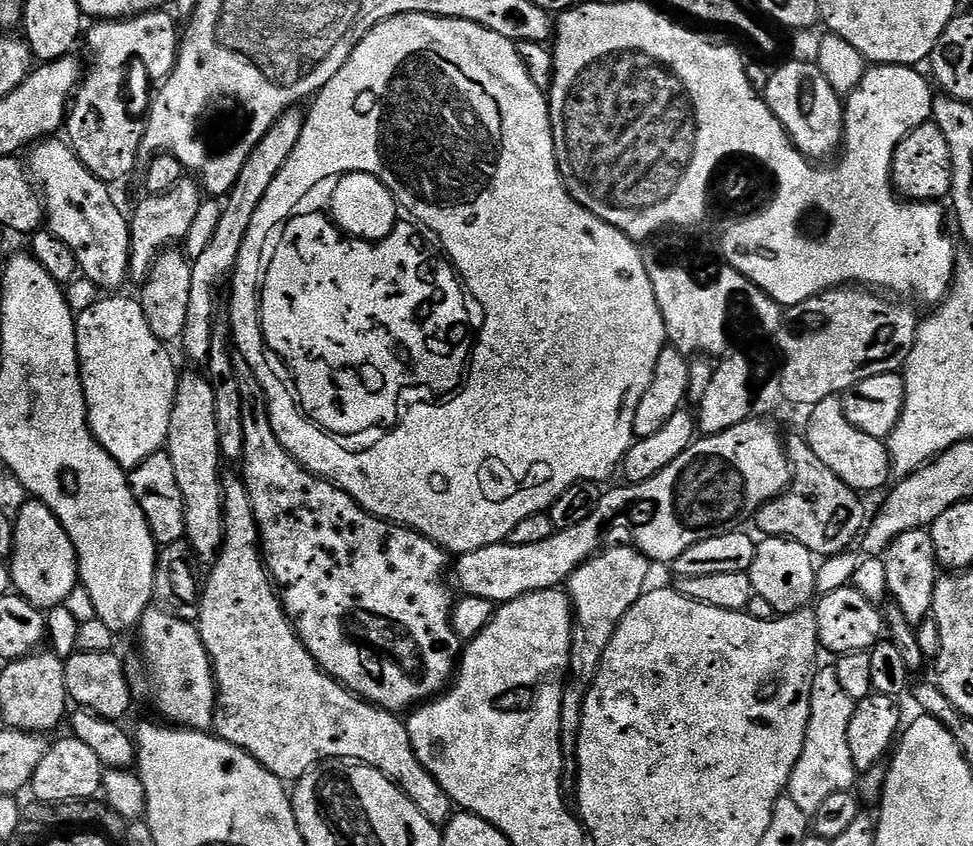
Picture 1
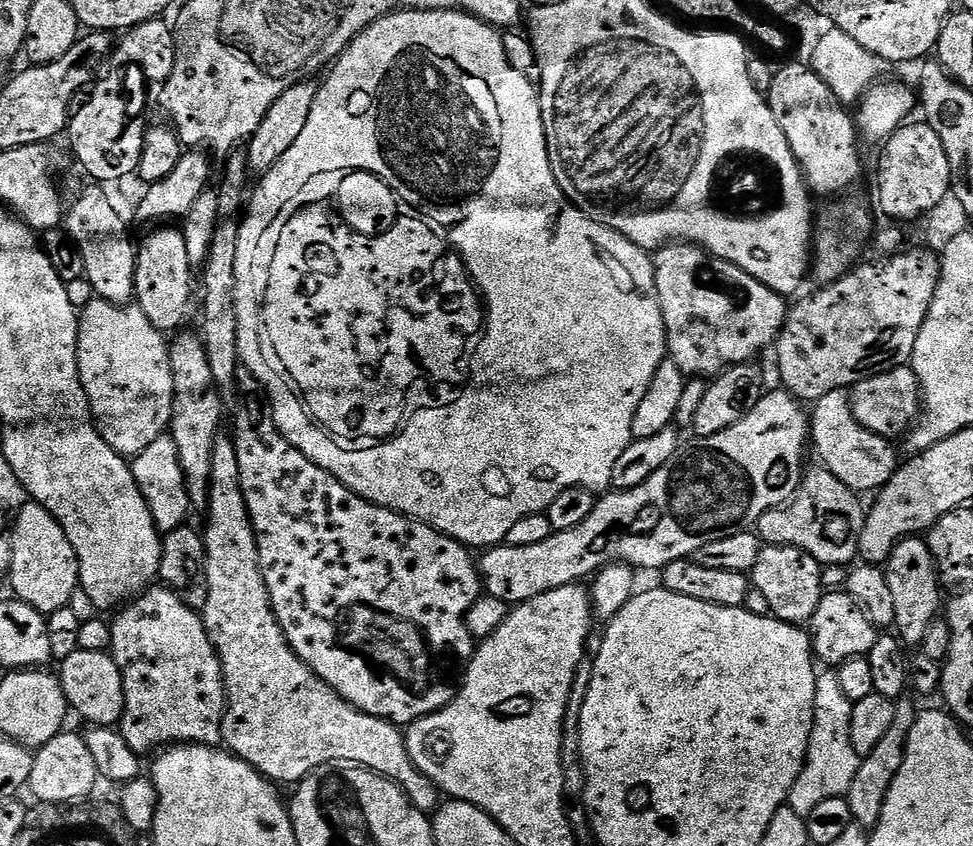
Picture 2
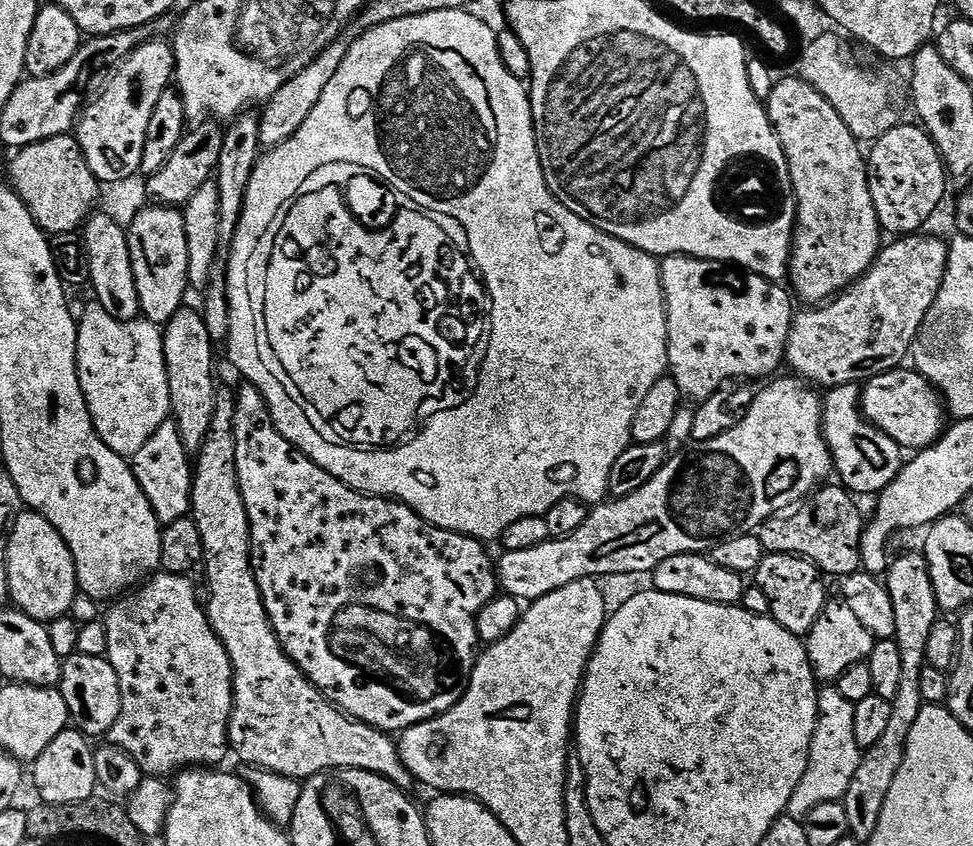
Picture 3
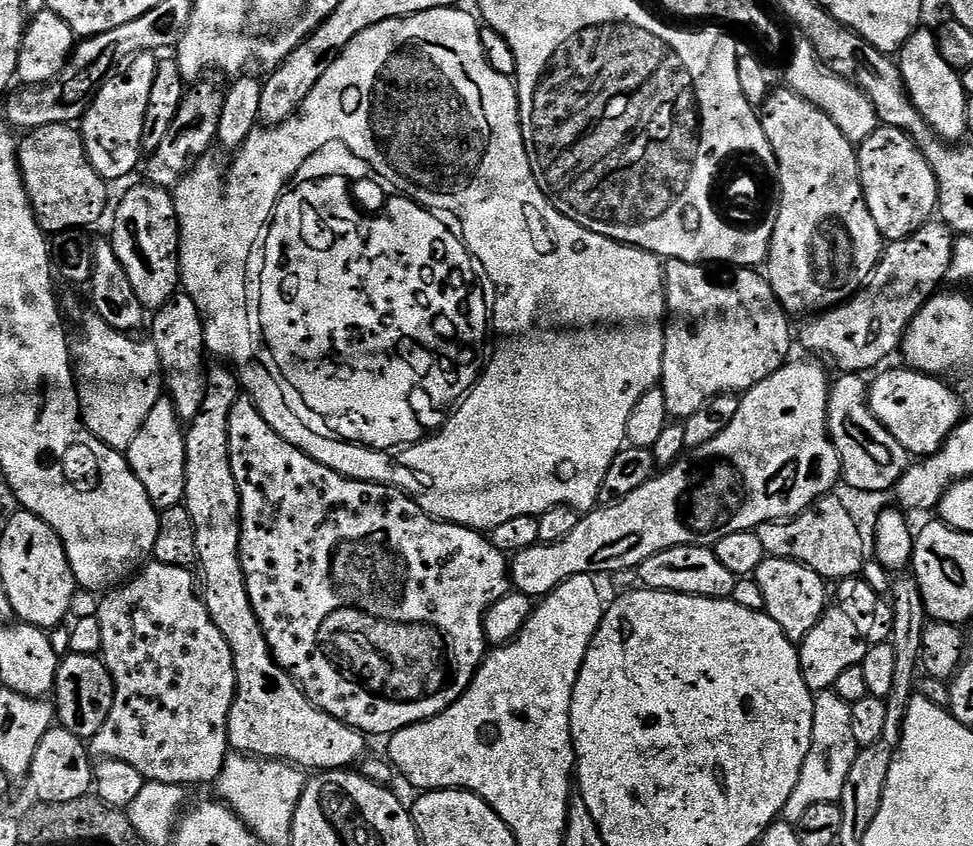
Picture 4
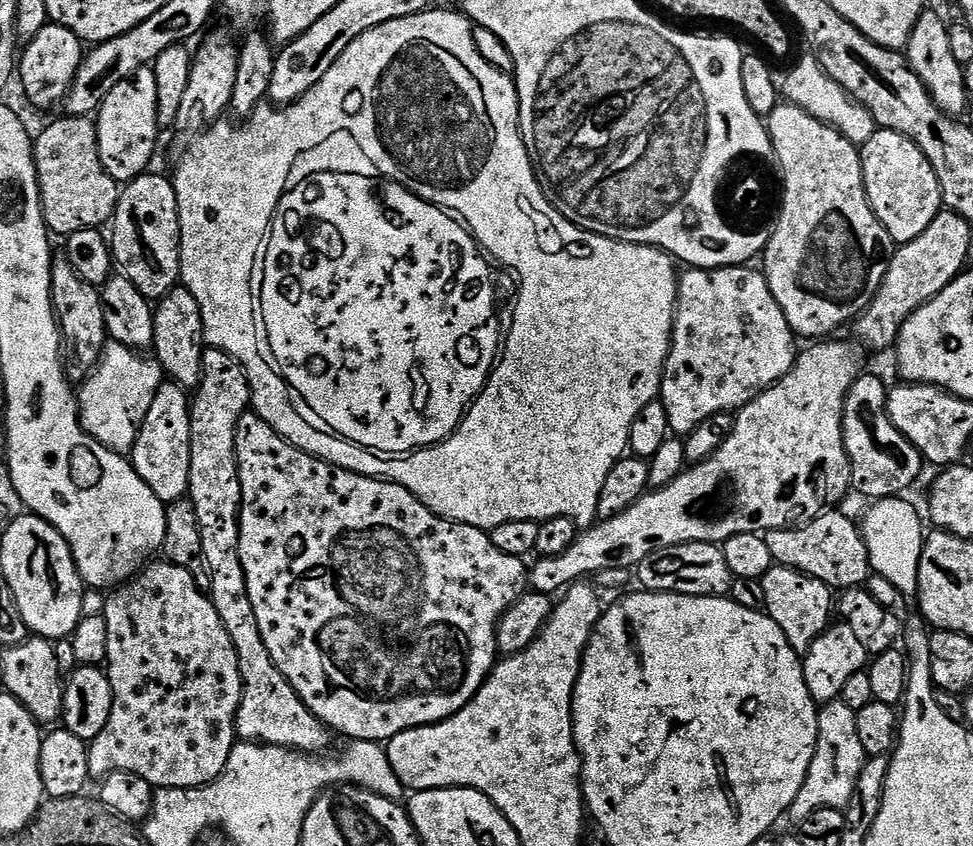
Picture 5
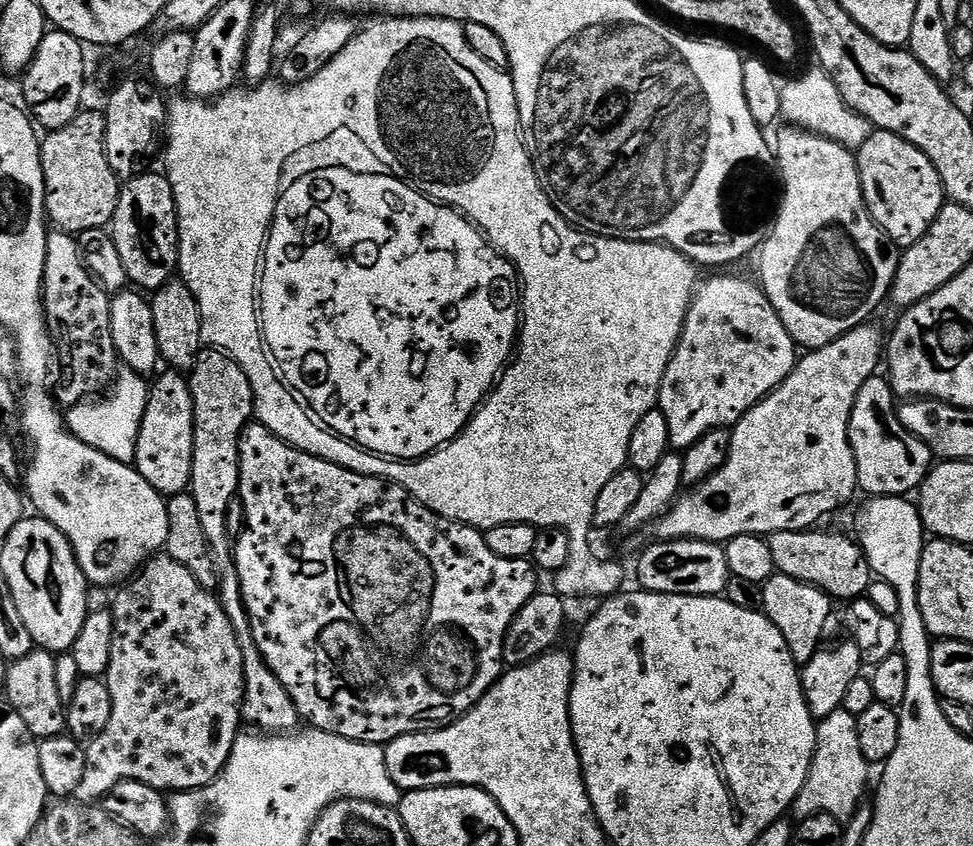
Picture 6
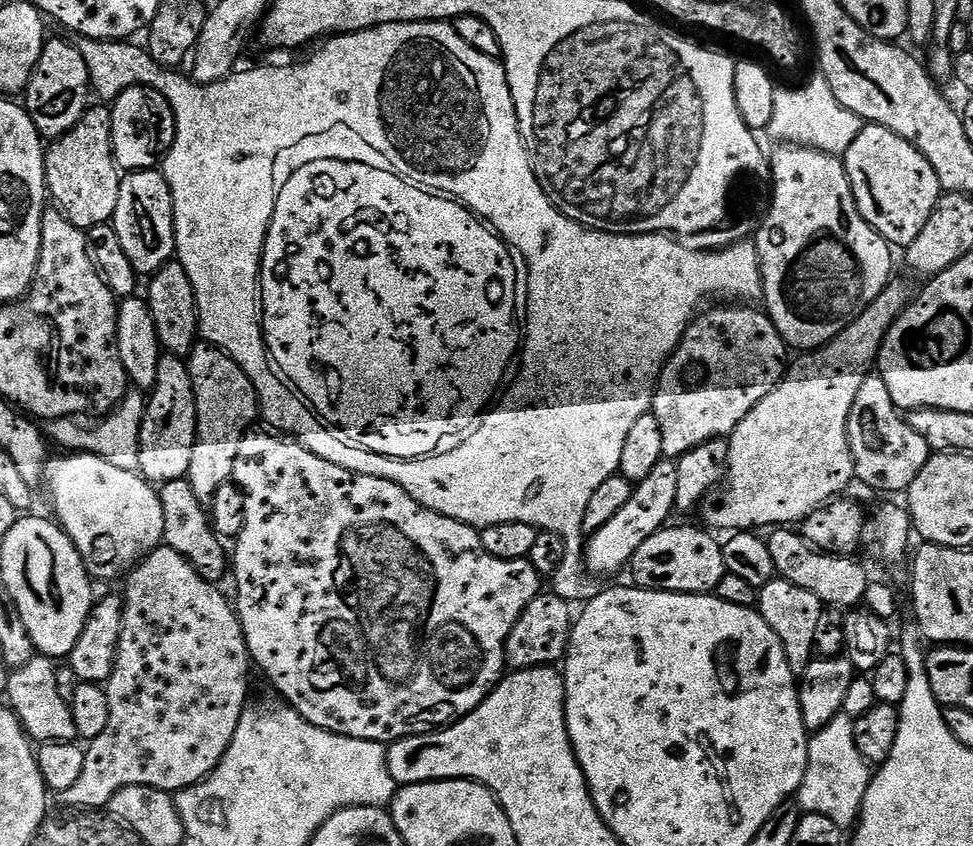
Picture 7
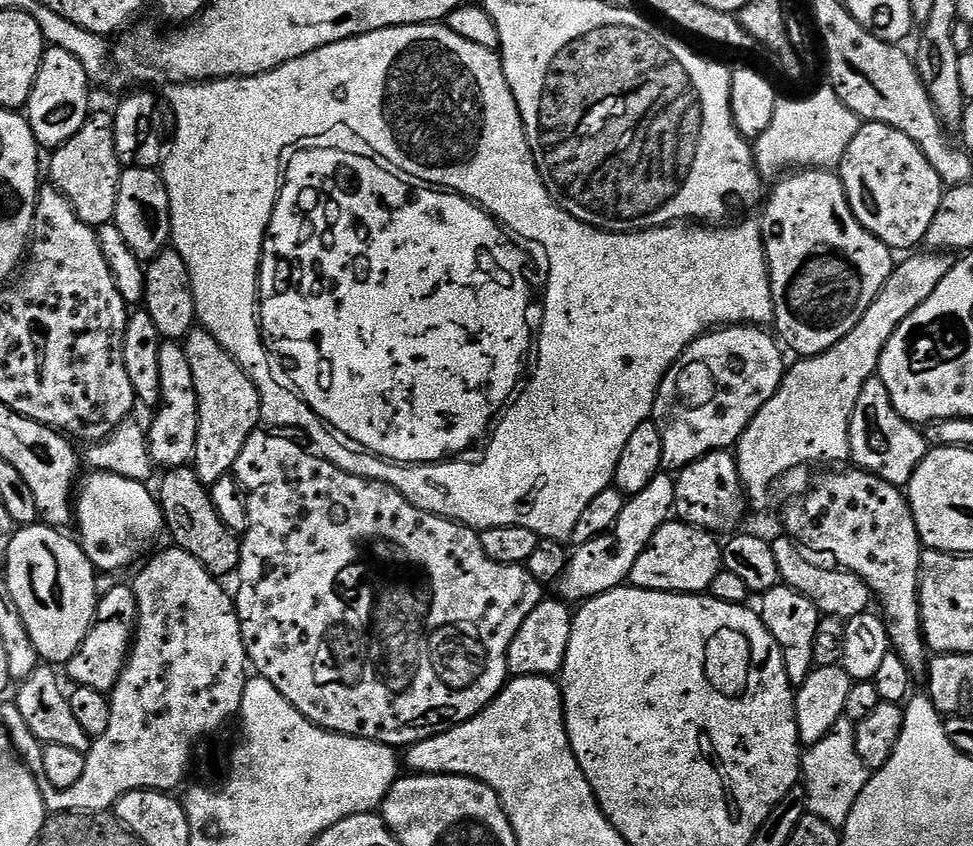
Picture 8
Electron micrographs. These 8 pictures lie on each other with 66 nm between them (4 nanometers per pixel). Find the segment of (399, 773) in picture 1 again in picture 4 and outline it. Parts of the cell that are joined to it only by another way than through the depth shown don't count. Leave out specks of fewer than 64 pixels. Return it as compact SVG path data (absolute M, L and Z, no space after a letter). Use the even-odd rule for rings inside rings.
M213 367L208 374L208 385L206 386L206 398L202 404L202 410L197 414L196 419L192 422L191 427L187 429L184 441L186 442L186 490L184 491L184 499L182 501L183 507L188 509L190 518L194 522L194 530L196 531L196 541L198 542L198 554L196 555L198 561L198 568L204 571L204 580L202 576L202 599L210 618L214 622L214 626L218 626L218 630L222 630L222 638L226 638L226 642L232 651L234 658L234 670L236 671L236 697L232 703L230 710L230 718L228 719L228 742L229 745L237 753L245 756L258 756L262 760L278 760L286 764L291 764L301 770L309 770L308 768L316 768L312 770L348 770L353 766L359 765L365 759L364 743L366 737L364 733L354 730L350 726L346 726L338 718L334 718L330 714L321 712L320 709L315 708L310 702L310 698L306 698L306 694L300 689L299 684L292 679L292 675L286 670L282 670L282 666L278 666L278 662L272 656L270 646L264 637L262 626L258 622L258 618L254 612L254 606L250 600L248 587L246 586L246 578L242 570L242 562L240 561L240 495L238 494L238 486L234 482L234 470L230 466L230 412L234 410L236 401L242 395L242 385L238 379L235 371L229 370L227 367L215 368Z

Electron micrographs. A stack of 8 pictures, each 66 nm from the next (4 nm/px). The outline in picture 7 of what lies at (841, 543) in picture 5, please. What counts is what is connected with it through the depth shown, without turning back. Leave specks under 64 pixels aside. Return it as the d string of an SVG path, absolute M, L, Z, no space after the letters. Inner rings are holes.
M788 526L777 527L767 537L767 542L779 579L794 582L794 586L802 586L802 590L810 590L810 594L817 596L821 604L829 609L852 610L865 599L870 576L858 561L852 560L856 558L851 555L833 554L814 548L799 531Z

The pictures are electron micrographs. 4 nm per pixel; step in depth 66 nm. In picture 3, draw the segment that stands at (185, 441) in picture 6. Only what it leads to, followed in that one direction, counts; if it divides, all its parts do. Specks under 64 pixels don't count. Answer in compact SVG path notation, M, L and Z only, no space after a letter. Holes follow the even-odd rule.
M169 418L165 424L158 426L158 430L154 430L150 442L146 442L146 446L142 446L142 450L138 450L138 454L131 457L130 467L134 478L138 482L138 486L142 490L142 494L146 494L146 498L150 502L150 506L154 510L154 514L161 526L183 520L191 513L194 464L190 459L190 453L184 448L184 443L178 434L178 426L175 420Z

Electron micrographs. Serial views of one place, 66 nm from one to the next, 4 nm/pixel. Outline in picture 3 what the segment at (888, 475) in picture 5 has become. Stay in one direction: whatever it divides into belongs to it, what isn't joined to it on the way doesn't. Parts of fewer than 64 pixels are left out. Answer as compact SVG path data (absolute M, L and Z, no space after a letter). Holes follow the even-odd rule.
M843 384L831 389L822 400L822 423L824 425L824 441L832 452L832 463L835 475L840 475L839 483L853 494L859 492L873 492L879 494L895 477L902 467L902 449L899 444L895 444L881 428L874 427L868 420L864 419L864 414L860 406L862 392L855 384Z

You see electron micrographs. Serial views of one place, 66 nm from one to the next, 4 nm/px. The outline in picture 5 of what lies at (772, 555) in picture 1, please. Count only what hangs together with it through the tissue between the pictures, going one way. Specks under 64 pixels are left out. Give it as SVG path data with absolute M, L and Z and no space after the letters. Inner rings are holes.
M772 567L760 580L762 591L766 594L766 615L786 634L790 646L801 654L810 650L810 646L830 626L834 614L833 589L822 582L810 578L793 568Z

